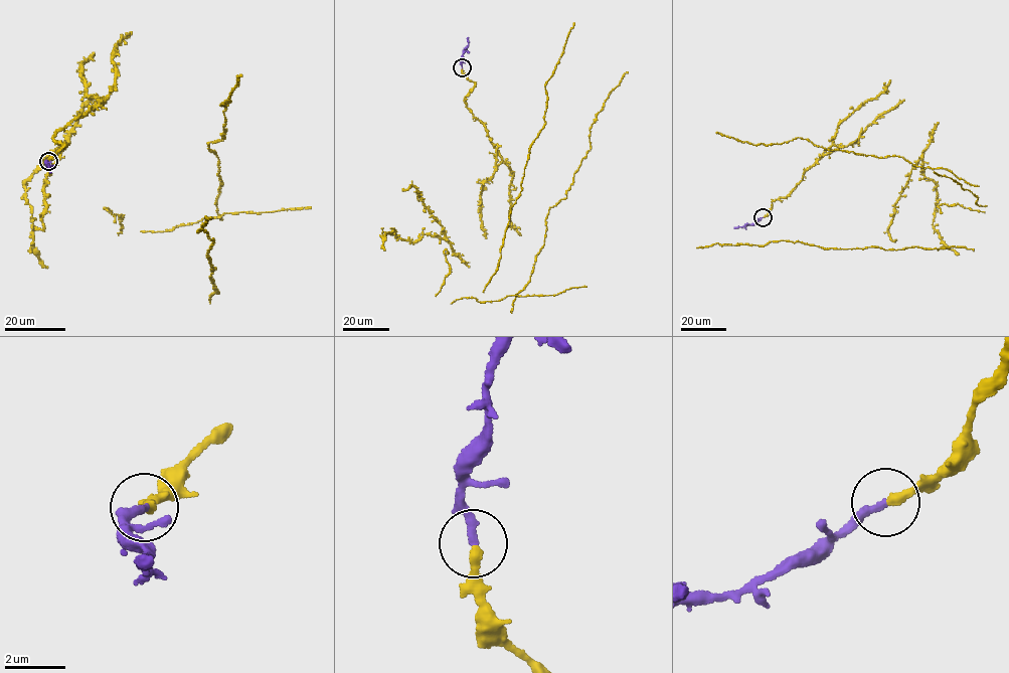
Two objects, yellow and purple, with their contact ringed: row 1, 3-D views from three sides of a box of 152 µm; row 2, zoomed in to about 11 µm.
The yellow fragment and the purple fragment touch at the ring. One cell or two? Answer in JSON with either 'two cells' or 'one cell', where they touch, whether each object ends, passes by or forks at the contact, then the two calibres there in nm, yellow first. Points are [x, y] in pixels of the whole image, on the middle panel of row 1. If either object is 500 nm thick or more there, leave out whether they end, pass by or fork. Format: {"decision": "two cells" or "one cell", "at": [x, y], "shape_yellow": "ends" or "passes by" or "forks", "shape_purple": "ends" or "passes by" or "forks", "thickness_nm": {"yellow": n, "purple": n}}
{"decision": "one cell", "at": [462, 67], "shape_yellow": "ends", "shape_purple": "ends", "thickness_nm": {"yellow": 320, "purple": 260}}

